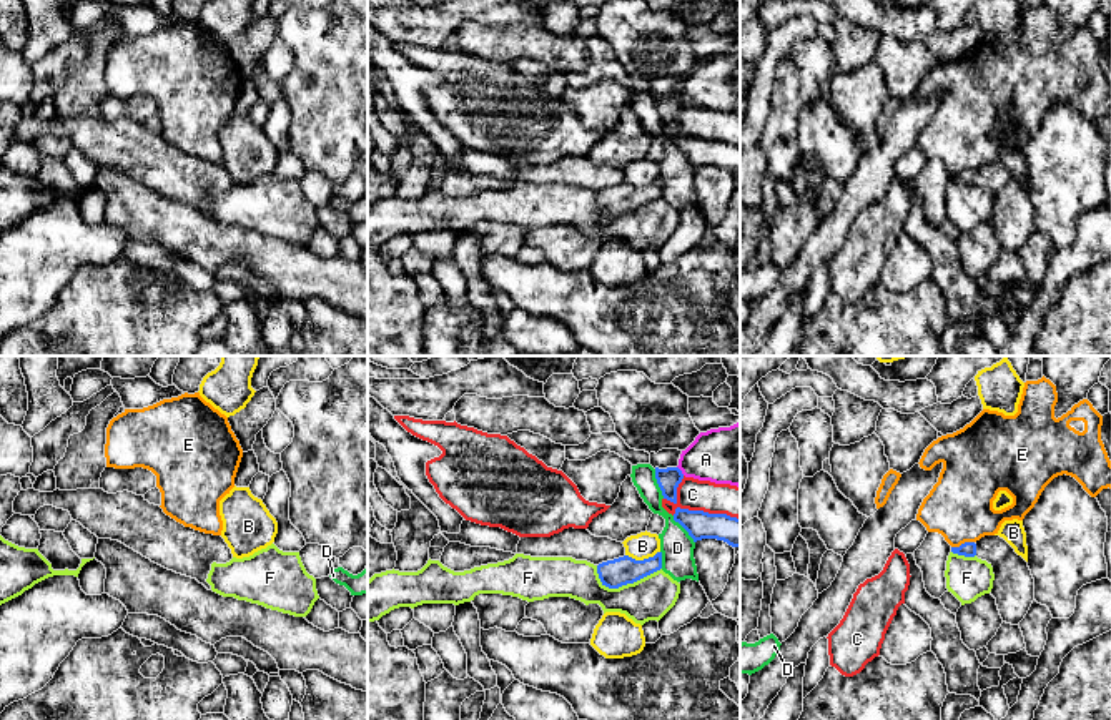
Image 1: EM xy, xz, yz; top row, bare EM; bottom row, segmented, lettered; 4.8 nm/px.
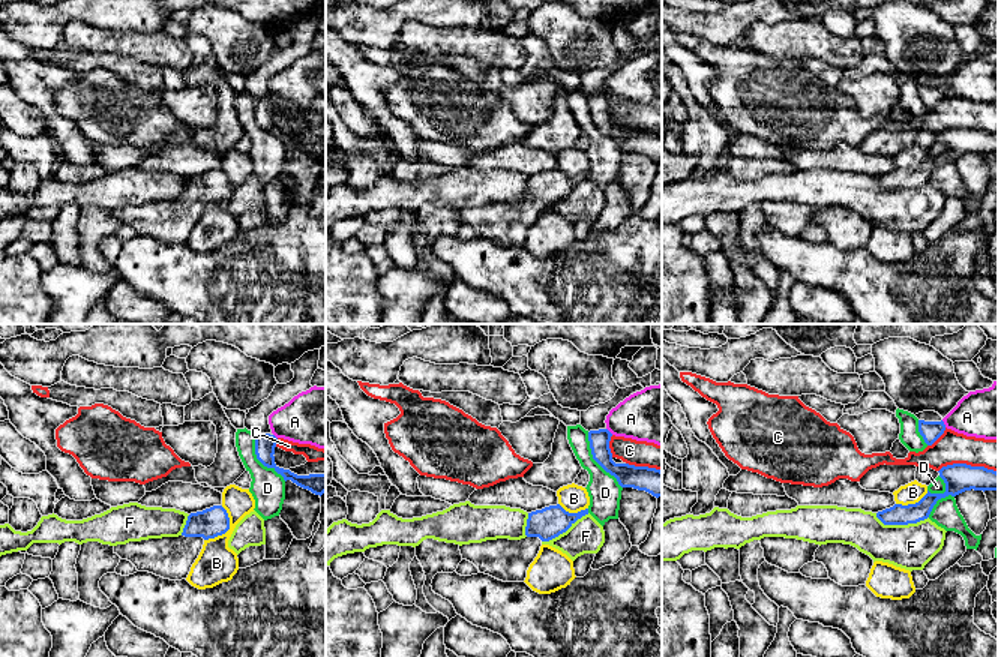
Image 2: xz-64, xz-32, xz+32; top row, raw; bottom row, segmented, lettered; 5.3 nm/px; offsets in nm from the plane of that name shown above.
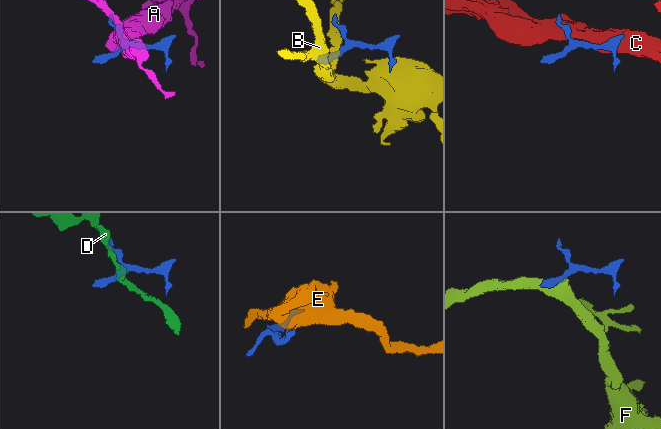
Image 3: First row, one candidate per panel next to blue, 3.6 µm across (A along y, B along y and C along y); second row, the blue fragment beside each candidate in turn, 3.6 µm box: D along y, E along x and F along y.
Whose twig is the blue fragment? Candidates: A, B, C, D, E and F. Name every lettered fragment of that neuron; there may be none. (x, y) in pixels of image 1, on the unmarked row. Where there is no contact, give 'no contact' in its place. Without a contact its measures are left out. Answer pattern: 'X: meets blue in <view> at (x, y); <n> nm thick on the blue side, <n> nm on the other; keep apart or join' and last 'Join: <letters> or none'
A: meets blue in xz at (681, 98); 110 nm thick on the blue side, 280 nm on the other; keep apart
B: meets blue in xz at (644, 187); 140 nm thick on the blue side, 130 nm on the other; keep apart
C: meets blue in xz at (702, 138); 140 nm thick on the blue side, 150 nm on the other; keep apart
D: meets blue in xz at (657, 110); 110 nm thick on the blue side, 110 nm on the other; keep apart
E: meets blue in yz at (962, 172); 80 nm thick on the blue side, 320 nm on the other; keep apart
F: meets blue in xz at (626, 212); 140 nm thick on the blue side, 200 nm on the other; keep apart
Join: none

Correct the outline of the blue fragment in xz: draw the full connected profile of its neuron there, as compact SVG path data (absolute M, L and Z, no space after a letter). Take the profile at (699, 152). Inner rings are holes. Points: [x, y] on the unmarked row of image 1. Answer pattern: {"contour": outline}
{"contour": "M677 135L674 148L689 160L694 170L717 166L732 175L740 175L740 146L737 145Z"}

